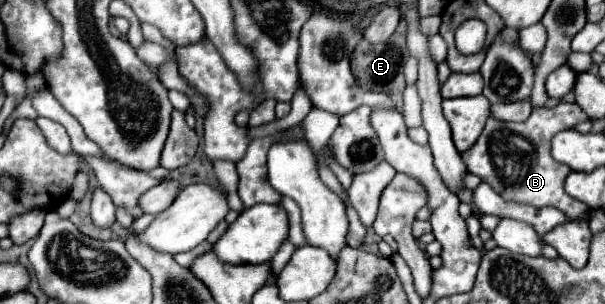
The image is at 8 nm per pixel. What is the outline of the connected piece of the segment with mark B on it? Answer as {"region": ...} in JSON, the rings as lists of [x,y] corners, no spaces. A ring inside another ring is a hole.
{"region":[[[560,101],[556,107],[534,109],[532,115],[522,123],[500,121],[488,117],[484,133],[478,141],[462,153],[470,173],[478,175],[484,183],[494,187],[504,199],[530,203],[534,207],[556,207],[570,217],[582,215],[588,207],[574,207],[576,199],[564,191],[564,181],[570,175],[570,167],[558,163],[550,155],[550,141],[558,131],[574,129],[578,123],[586,121],[586,113],[576,103]]]}

